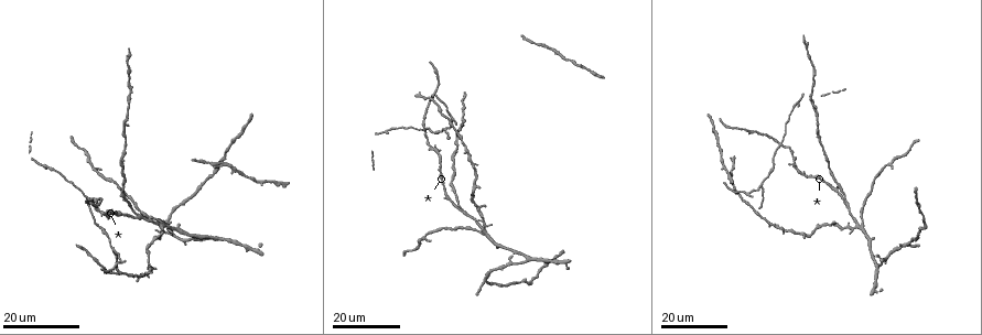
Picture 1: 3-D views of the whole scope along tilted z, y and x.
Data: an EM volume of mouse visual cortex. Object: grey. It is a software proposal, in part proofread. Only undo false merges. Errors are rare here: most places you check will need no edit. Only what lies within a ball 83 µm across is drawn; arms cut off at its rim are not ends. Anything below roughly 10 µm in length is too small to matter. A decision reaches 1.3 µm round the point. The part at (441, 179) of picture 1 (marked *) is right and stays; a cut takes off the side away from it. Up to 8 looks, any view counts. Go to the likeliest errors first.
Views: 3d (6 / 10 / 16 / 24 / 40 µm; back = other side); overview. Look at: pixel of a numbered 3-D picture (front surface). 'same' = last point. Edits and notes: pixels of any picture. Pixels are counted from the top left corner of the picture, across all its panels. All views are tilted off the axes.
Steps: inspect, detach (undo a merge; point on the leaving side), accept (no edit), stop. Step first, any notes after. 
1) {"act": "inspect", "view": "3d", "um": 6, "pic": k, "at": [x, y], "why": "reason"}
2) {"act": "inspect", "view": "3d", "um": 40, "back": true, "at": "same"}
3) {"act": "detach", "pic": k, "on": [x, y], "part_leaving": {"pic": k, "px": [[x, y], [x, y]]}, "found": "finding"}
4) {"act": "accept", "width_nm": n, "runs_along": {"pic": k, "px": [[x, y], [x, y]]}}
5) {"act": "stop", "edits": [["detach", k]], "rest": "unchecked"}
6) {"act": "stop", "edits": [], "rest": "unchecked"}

{"act": "inspect", "view": "3d", "um": 24, "pic": 1, "at": [777, 145], "why": "four-way junction"}

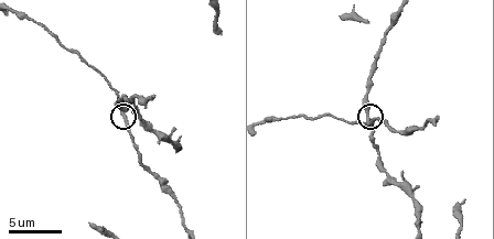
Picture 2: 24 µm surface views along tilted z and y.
{"act": "inspect", "view": "3d", "um": 6, "pic": 2, "at": [124, 111]}

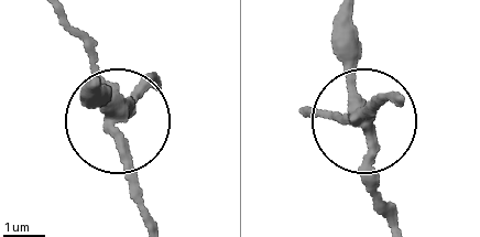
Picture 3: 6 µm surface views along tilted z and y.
{"act": "detach", "pic": 3, "on": [86, 45], "width_nm": 300, "part_leaving": {"pic": 3, "px": [[115, 96], [63, 21]]}, "found": "a second neuron is stuck on"}

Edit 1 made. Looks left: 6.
{"act": "inspect", "view": "3d", "um": 16, "pic": 1, "at": [863, 224]}

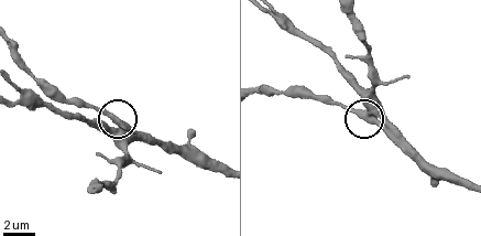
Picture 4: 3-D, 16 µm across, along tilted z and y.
{"act": "inspect", "view": "3d", "um": 6, "pic": 4, "at": [364, 118], "why": "zoom in"}

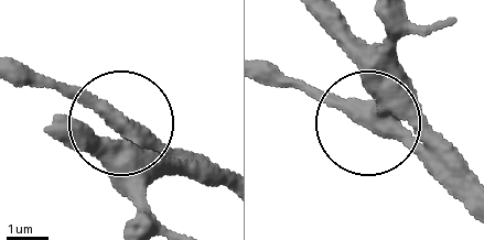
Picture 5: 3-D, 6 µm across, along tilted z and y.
{"act": "accept", "width_nm": 440, "found": "one neuron here"}

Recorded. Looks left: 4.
{"act": "inspect", "view": "3d", "um": 24, "pic": 1, "at": [137, 214], "why": "two arms in line, one across"}

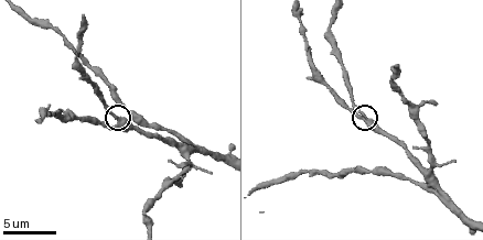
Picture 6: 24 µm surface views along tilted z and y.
{"act": "inspect", "view": "3d", "um": 10, "pic": 6, "at": [122, 117]}

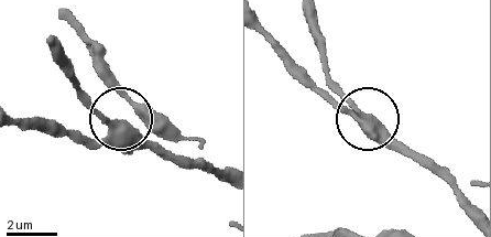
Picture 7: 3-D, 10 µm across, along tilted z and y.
{"act": "accept", "arms": 3, "runs_along": {"pic": 7, "px": [[17, 120], [75, 137], [113, 128], [113, 118], [77, 96]]}, "found": "all the same neuron"}

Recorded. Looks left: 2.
{"act": "inspect", "view": "3d", "um": 16, "pic": 1, "at": [528, 259]}

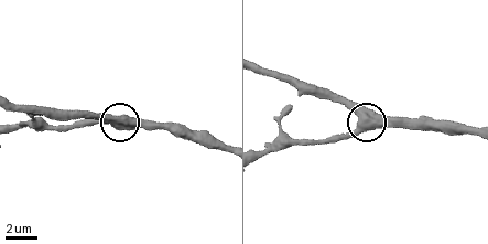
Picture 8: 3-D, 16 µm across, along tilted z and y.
{"act": "inspect", "view": "3d", "um": 10, "pic": 8, "at": [368, 126], "why": "closer look"}

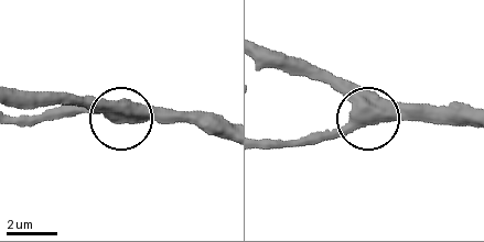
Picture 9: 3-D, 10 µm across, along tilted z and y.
{"act": "accept", "runs_along": {"pic": 9, "px": [[267, 51], [330, 72], [373, 120], [459, 122]]}, "found": "one neuron here"}

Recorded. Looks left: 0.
{"act": "stop", "edits": [["detach", 3]], "rest": "unchecked"}

